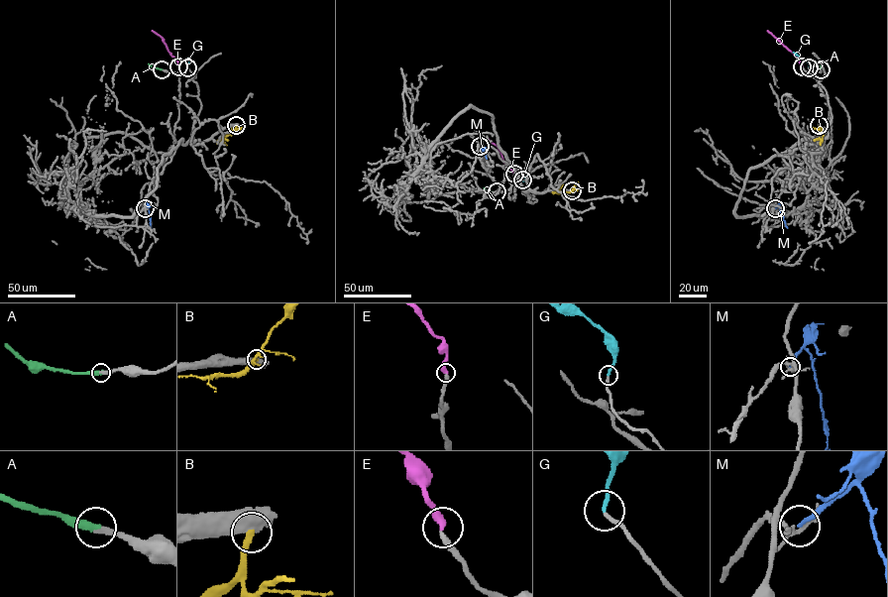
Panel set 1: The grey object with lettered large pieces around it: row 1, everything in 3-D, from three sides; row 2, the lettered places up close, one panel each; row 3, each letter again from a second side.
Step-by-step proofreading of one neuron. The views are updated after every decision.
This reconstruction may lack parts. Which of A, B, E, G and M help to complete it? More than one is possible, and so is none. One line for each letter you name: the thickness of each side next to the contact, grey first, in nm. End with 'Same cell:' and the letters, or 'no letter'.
A: Thickness 320 nm (grey) against 400 nm
E: Thickness 280 nm (grey) against 400 nm
G: Thickness 200 nm (grey) against 200 nm
Same cell: A, E, G

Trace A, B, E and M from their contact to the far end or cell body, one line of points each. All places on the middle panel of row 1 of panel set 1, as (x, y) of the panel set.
A: (497, 191), (484, 187)
B: (572, 190), (558, 193), (557, 190), (563, 184)
E: (514, 173), (498, 148), (487, 138)
M: (480, 146), (487, 159)

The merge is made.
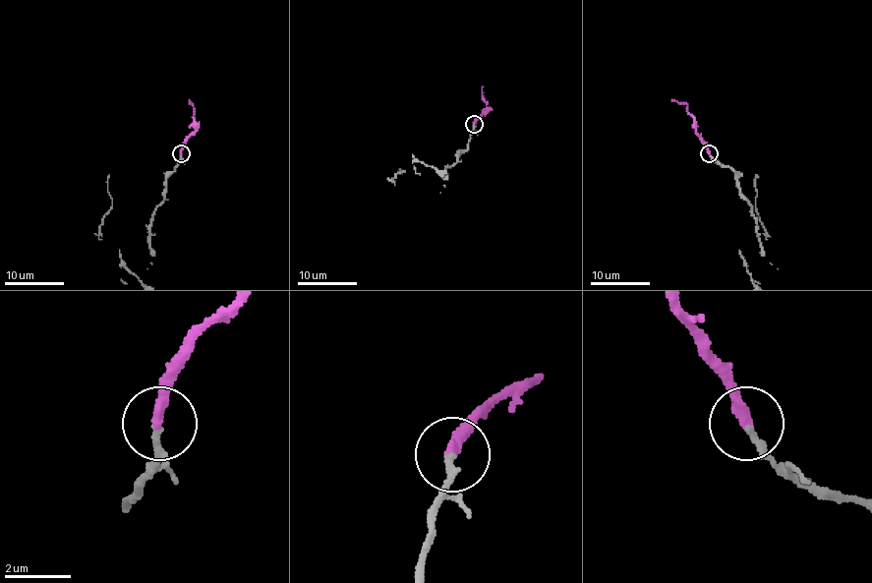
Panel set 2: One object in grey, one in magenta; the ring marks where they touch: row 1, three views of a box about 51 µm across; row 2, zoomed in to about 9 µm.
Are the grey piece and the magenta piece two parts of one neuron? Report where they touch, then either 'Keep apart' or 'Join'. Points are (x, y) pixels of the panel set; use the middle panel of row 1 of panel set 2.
Place: (474, 124). Join

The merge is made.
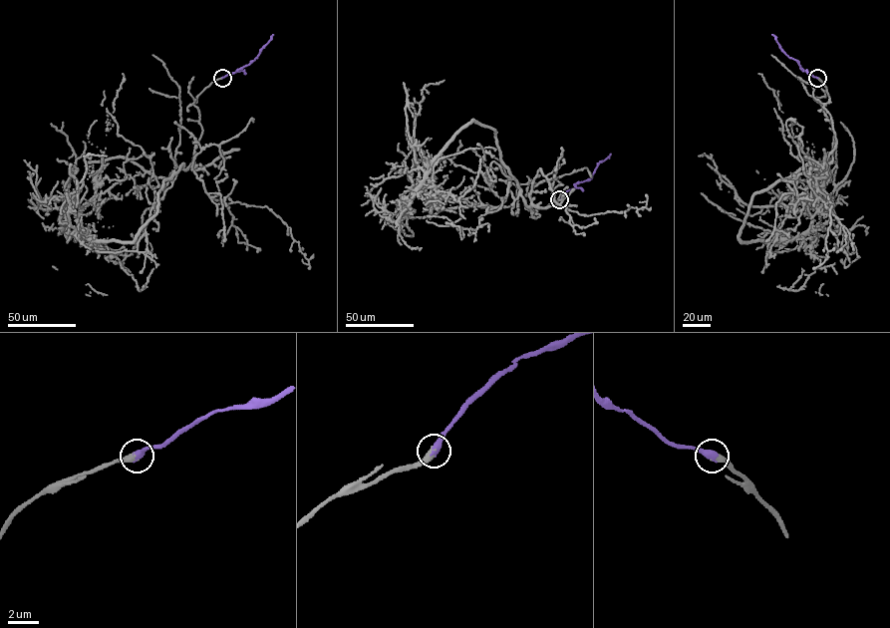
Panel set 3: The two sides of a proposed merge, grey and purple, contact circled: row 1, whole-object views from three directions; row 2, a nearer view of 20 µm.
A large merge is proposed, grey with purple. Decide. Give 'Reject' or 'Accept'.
Accept

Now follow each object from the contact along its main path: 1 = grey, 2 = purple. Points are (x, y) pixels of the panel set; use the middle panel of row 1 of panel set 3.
1: (559, 199), (531, 205), (534, 217), (494, 130), (473, 121), (415, 192), (415, 117), (423, 88), (444, 80)
2: (559, 199), (577, 183), (589, 179), (597, 164), (610, 154)

